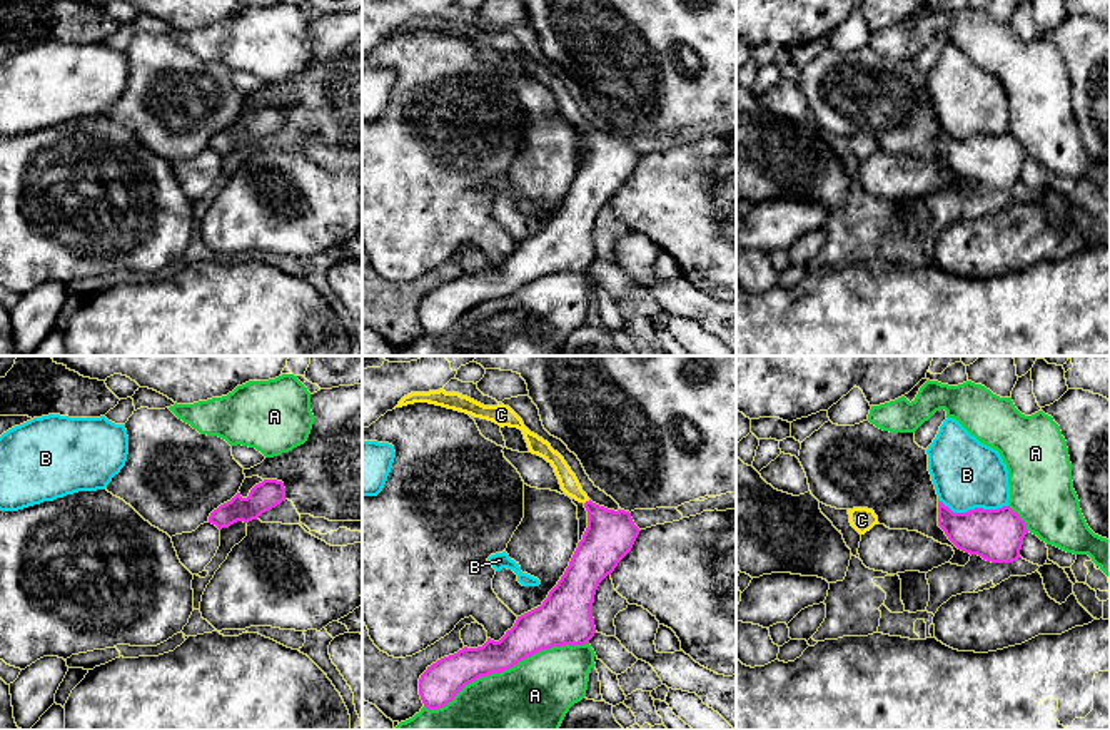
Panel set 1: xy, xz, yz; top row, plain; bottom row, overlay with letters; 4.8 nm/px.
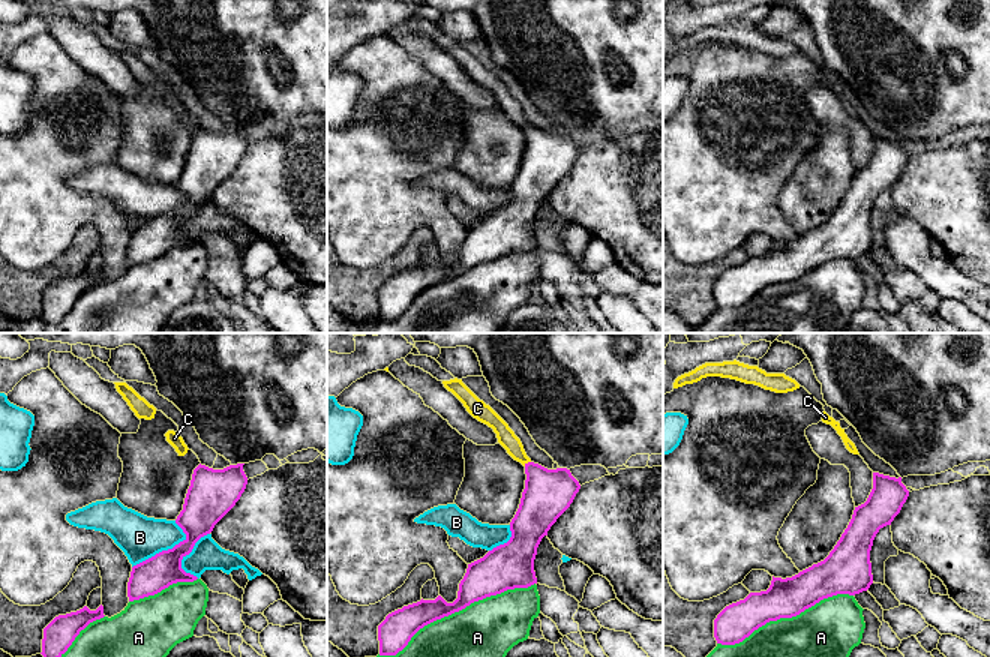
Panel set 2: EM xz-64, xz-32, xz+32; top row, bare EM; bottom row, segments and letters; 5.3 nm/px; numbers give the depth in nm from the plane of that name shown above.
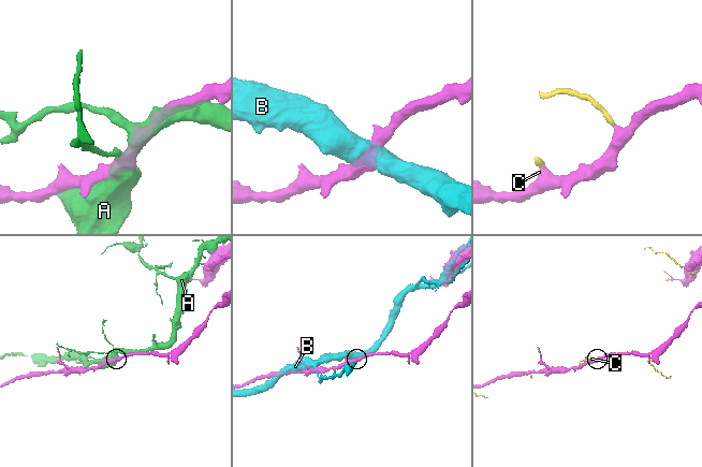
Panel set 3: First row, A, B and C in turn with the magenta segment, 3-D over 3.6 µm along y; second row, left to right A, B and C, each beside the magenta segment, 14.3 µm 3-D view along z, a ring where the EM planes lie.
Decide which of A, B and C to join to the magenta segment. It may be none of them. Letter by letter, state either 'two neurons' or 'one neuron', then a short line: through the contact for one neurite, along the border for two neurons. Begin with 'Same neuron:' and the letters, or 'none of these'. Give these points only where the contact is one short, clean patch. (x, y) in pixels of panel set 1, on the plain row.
Same neuron: C
A: two neurons
B: two neurons
C: one neuron

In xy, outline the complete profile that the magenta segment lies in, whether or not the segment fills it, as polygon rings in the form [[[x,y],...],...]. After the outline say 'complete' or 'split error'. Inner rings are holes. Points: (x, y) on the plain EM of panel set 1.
[[[264,105],[250,115],[247,124],[237,119],[230,127],[214,135],[209,142],[209,149],[215,150],[219,155],[229,154],[237,147],[249,149],[282,127],[285,127],[284,109]]] | complete

